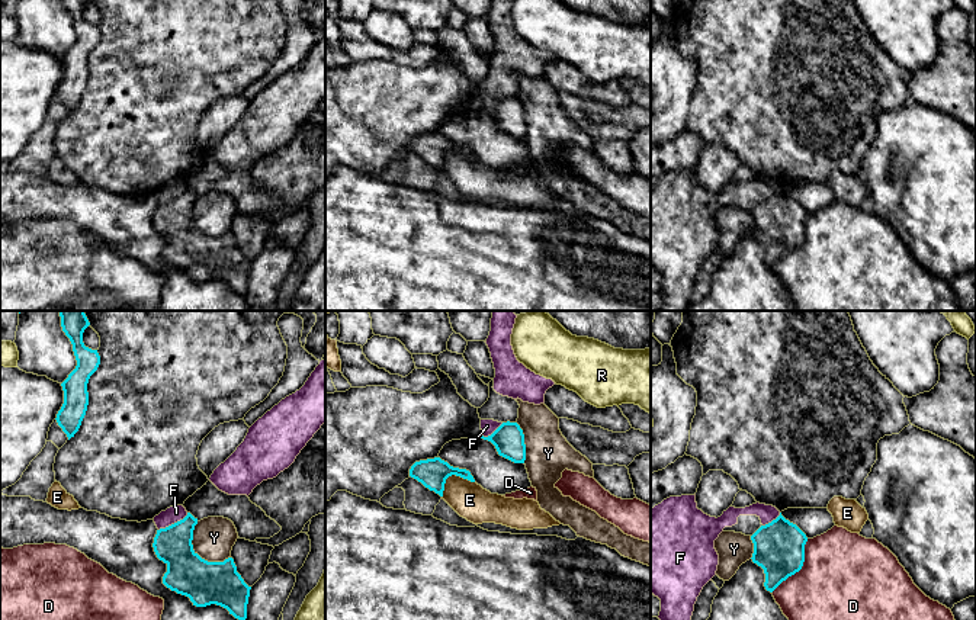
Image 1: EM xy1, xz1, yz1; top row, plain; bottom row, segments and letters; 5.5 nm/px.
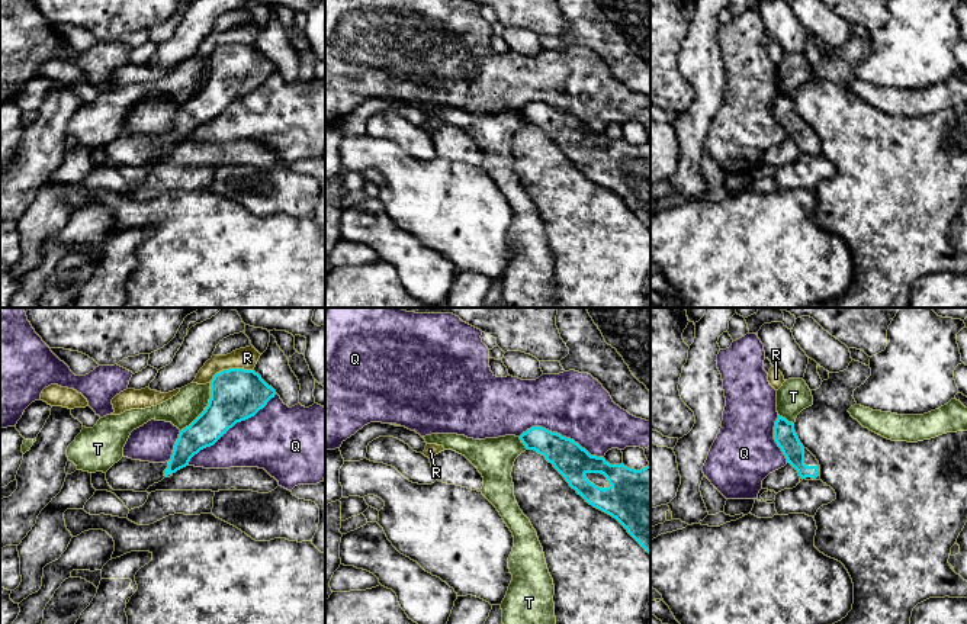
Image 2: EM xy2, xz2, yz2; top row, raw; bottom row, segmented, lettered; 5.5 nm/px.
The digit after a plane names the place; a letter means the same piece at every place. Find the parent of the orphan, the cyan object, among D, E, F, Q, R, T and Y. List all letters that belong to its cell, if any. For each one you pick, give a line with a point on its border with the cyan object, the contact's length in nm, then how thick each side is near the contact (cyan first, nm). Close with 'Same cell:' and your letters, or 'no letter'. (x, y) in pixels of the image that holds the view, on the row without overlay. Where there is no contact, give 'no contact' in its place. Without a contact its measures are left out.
Same cell: no letter

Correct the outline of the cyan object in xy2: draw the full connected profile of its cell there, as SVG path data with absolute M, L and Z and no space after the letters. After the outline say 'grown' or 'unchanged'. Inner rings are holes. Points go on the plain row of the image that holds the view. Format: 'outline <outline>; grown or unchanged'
outline M222 45L211 55L211 74L205 86L180 106L171 134L150 138L122 132L106 147L113 165L147 167L171 148L189 141L200 125L213 120L237 97L254 91L276 65L254 45Z; grown

